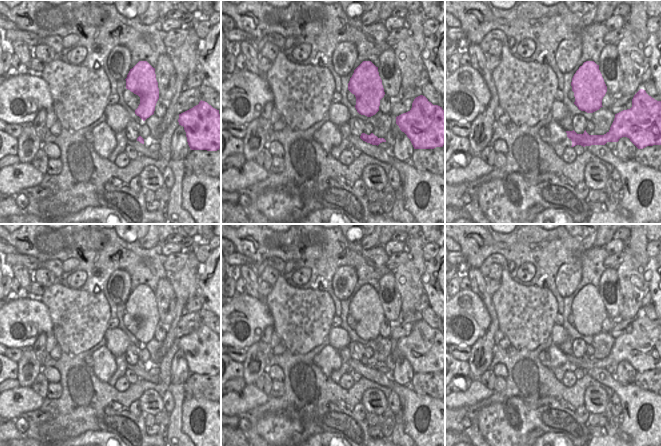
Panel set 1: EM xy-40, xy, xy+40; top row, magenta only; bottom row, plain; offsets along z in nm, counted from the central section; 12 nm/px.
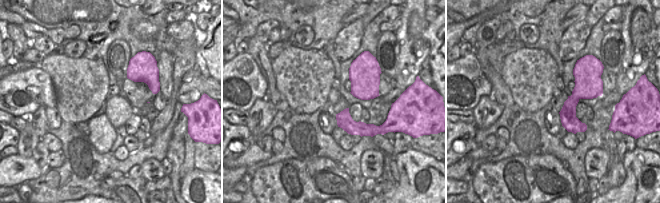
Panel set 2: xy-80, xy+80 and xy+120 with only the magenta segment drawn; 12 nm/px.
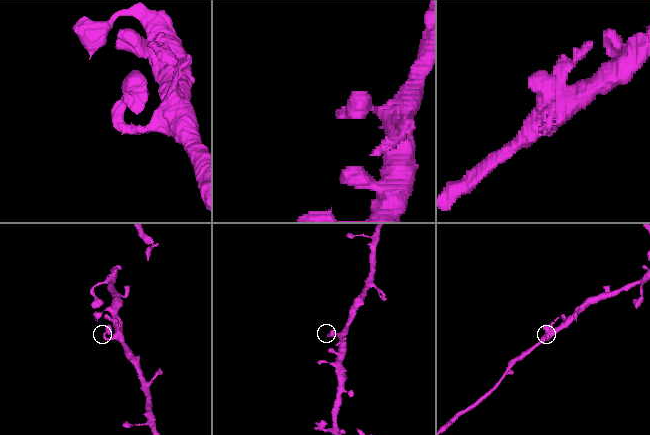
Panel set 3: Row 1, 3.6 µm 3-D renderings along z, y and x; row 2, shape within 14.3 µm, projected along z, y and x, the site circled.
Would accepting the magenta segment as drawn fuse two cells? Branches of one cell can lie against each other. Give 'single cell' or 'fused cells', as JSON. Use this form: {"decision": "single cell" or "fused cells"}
{"decision": "single cell"}

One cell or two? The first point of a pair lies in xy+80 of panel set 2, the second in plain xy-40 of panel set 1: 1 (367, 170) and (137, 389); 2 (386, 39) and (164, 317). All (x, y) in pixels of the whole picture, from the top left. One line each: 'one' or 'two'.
1: two
2: one

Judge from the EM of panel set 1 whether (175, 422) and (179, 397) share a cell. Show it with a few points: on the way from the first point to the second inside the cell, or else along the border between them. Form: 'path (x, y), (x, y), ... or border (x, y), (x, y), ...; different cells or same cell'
path (175, 416), (178, 403); same cell

